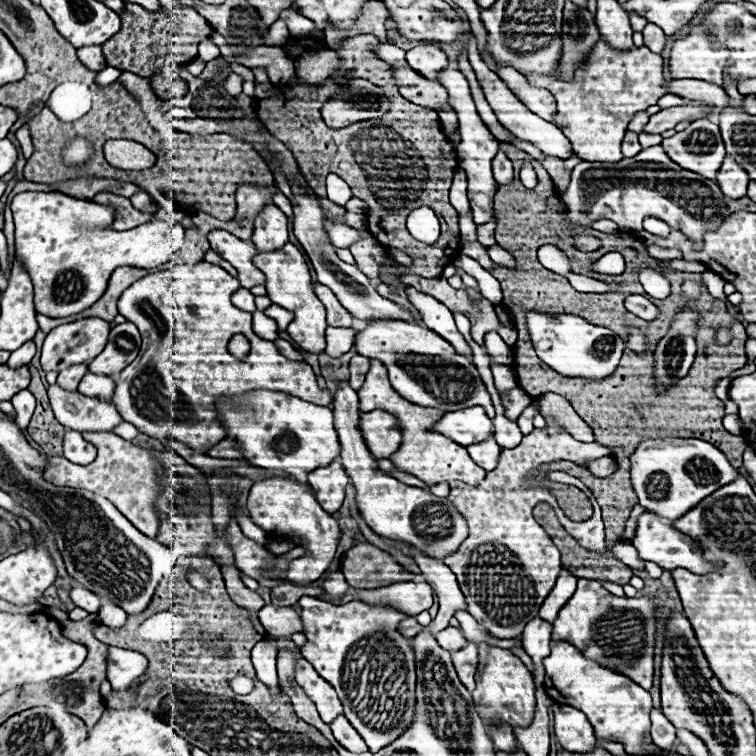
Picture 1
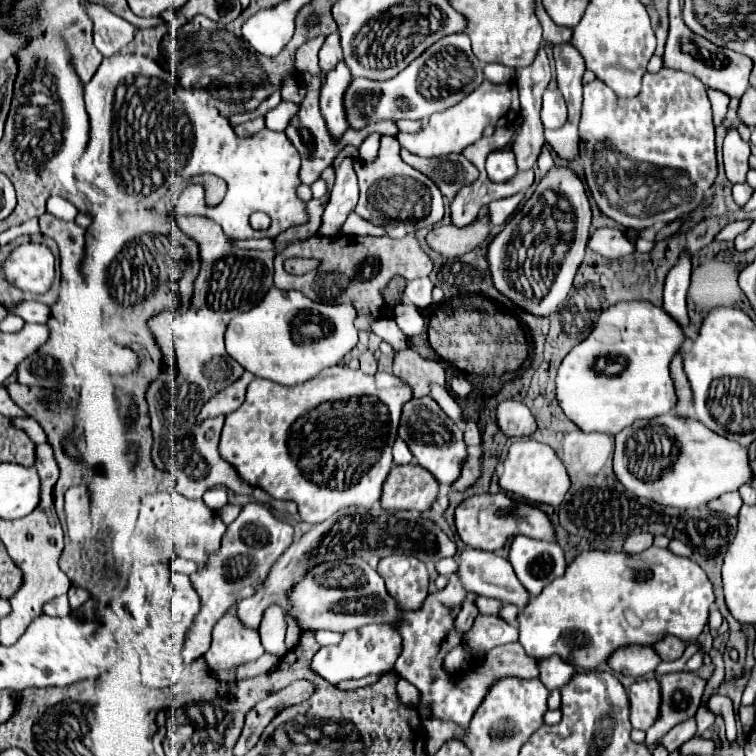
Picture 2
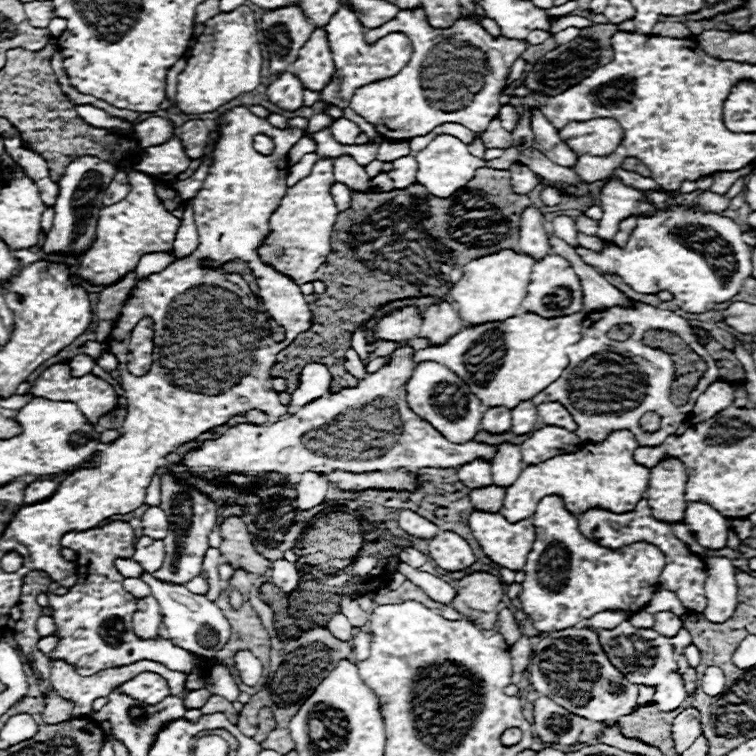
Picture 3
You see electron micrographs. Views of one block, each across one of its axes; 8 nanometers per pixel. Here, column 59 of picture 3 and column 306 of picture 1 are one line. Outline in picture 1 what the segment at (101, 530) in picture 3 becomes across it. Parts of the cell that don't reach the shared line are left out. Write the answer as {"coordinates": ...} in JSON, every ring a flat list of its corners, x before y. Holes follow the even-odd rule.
{"coordinates":[[302,596,300,600,298,600,298,604,302,606,302,620,304,620,304,634,306,634,306,638,308,638,308,642,306,642,306,646,302,646,302,656,314,666,314,670,328,682,328,684,332,684,332,688,336,688,336,694,340,696,340,700,342,700,342,706,344,706,344,716,348,716,348,720,350,720,350,724,356,728,356,732,364,738,364,742,368,744,368,750,372,752,372,754,376,754,376,752,380,752,380,748,386,748,388,744,392,744,392,740,398,740,402,734,404,734,404,730,406,728,410,728,410,724,412,724,412,720,414,720,414,712,416,712,416,694,414,694,414,690,416,690,416,676,414,676,414,654,412,654,412,646,410,646,410,638,404,638,398,630,396,630,396,624,402,620,402,618,406,618,406,614,402,614,402,612,396,612,396,610,392,610,392,608,380,608,380,606,368,606,368,604,362,604,362,602,358,602,358,600,352,600,352,602,348,602,348,604,342,604,342,606,334,606,334,604,328,604,328,602,322,602,322,600,316,600,314,596],[374,626,378,626,378,630,380,630,380,634,376,636,374,634],[374,652,380,652,380,656,376,656],[394,652,400,652,400,656,394,656]]}

